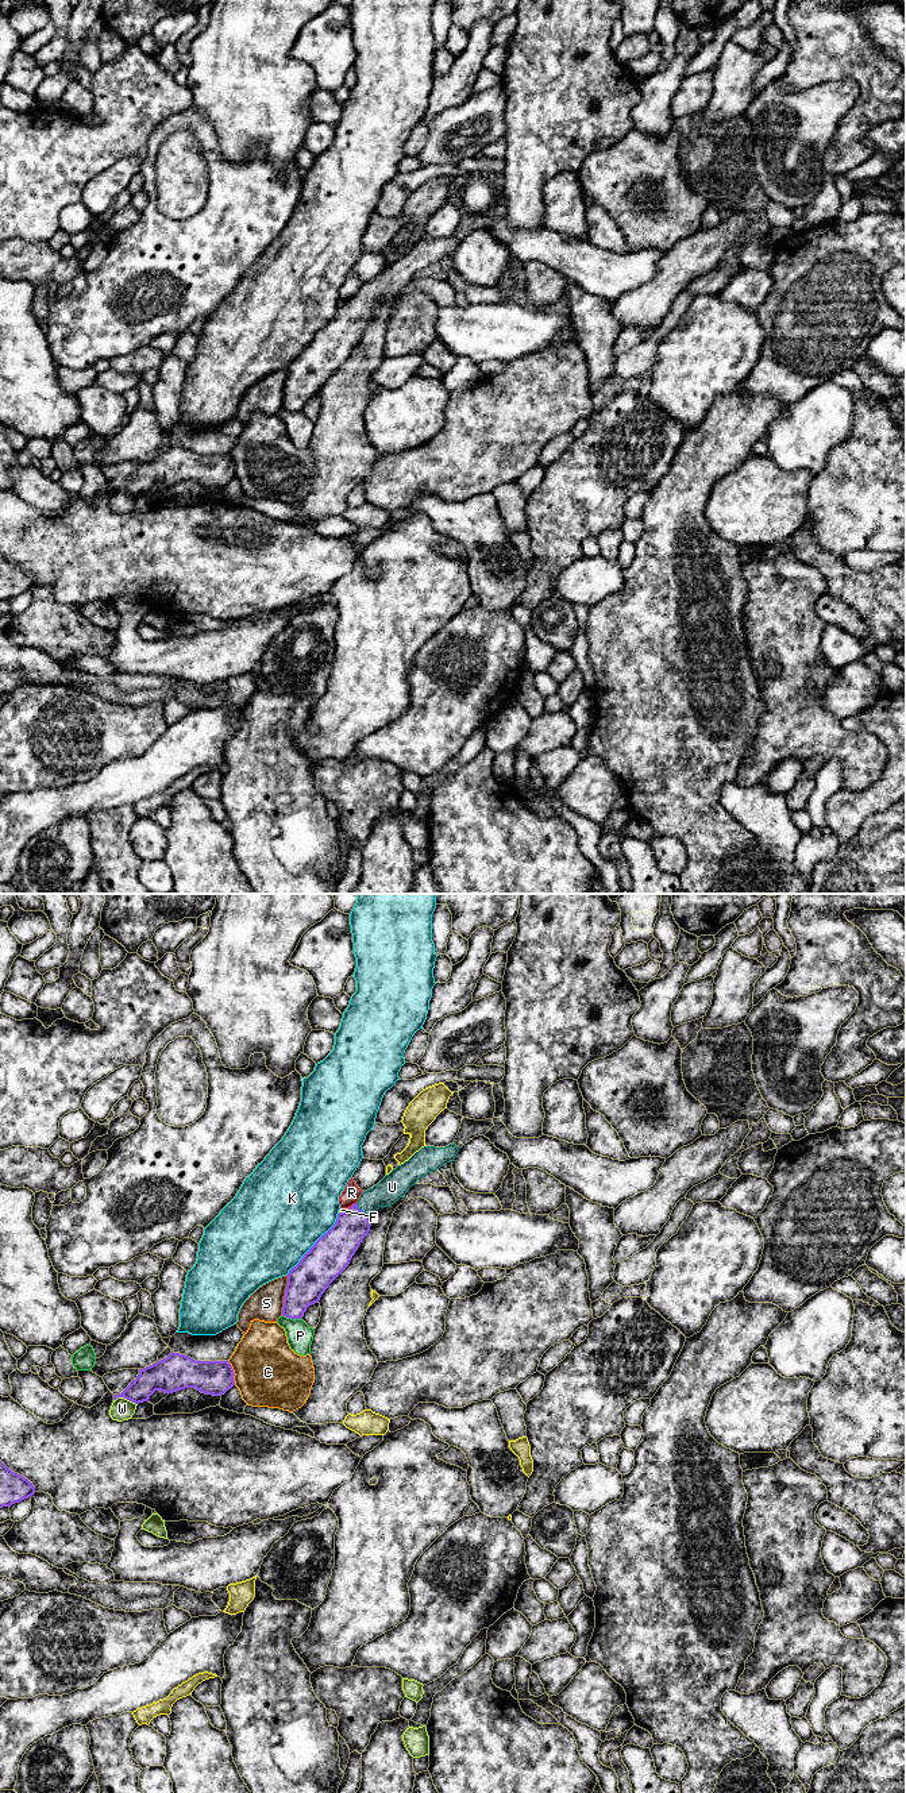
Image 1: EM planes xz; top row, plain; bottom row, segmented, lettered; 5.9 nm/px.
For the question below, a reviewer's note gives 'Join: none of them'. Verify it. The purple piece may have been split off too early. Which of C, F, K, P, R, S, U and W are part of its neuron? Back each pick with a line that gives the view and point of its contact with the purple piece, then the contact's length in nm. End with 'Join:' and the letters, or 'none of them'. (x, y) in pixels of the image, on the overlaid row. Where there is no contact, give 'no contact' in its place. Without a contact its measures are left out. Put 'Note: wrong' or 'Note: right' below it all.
U: xz (363, 1213) | 140 nm
Join: U
Note: wrong

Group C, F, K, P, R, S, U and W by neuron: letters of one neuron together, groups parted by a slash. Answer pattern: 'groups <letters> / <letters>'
groups C / F / K / P / R / S / U / W

